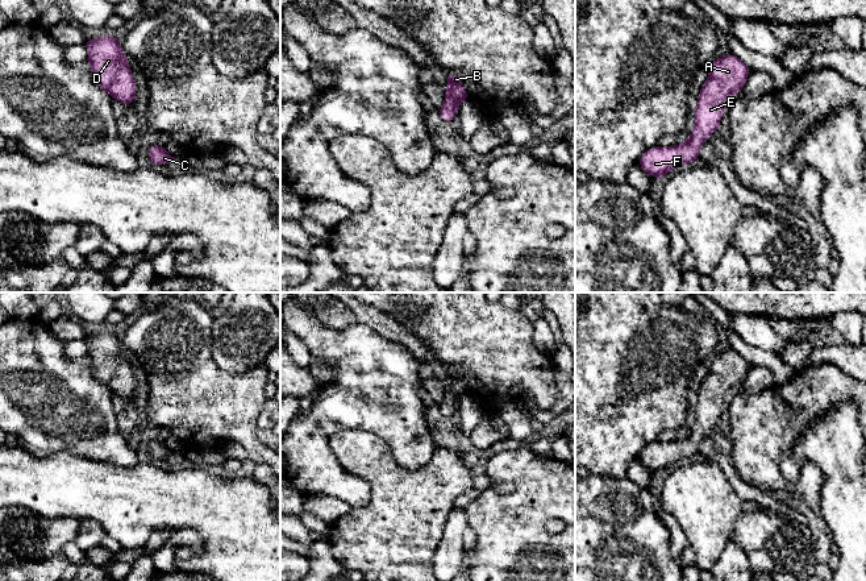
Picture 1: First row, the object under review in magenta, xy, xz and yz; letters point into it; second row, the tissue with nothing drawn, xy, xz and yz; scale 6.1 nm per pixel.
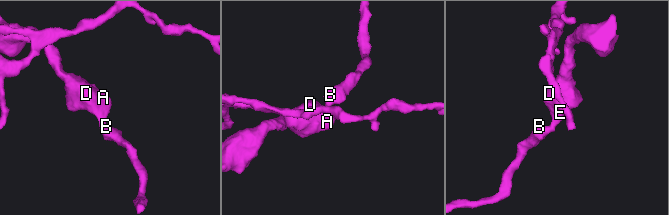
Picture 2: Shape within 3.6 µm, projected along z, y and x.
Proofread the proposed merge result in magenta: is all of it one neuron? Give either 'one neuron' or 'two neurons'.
one neuron

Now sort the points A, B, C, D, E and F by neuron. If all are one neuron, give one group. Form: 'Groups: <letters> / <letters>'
Groups: A B C D E F

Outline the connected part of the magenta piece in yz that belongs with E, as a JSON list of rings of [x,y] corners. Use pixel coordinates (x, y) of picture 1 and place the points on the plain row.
[[[730,348],[713,354],[708,366],[708,374],[698,391],[695,423],[688,433],[682,440],[653,441],[638,455],[642,466],[654,470],[659,477],[667,466],[698,457],[700,441],[717,426],[724,404],[730,394],[744,383],[750,364]]]

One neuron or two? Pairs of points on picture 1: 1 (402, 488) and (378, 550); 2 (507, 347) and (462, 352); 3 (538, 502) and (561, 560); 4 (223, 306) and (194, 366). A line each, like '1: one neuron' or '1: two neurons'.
1: one neuron
2: one neuron
3: one neuron
4: two neurons

